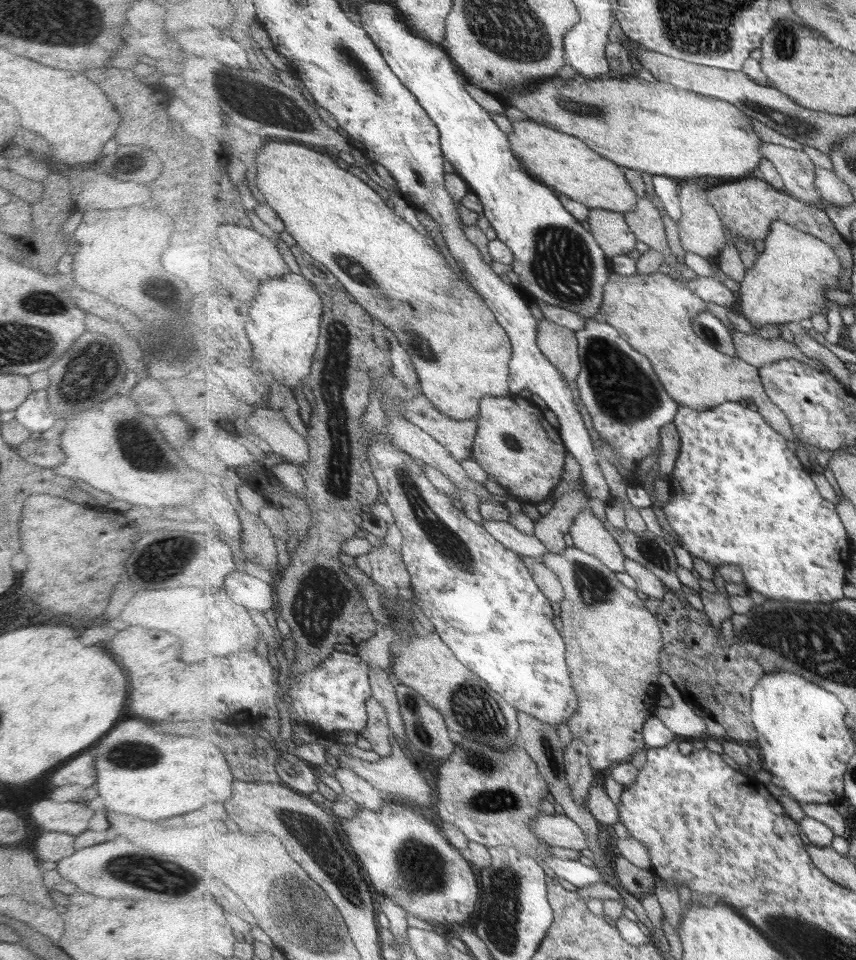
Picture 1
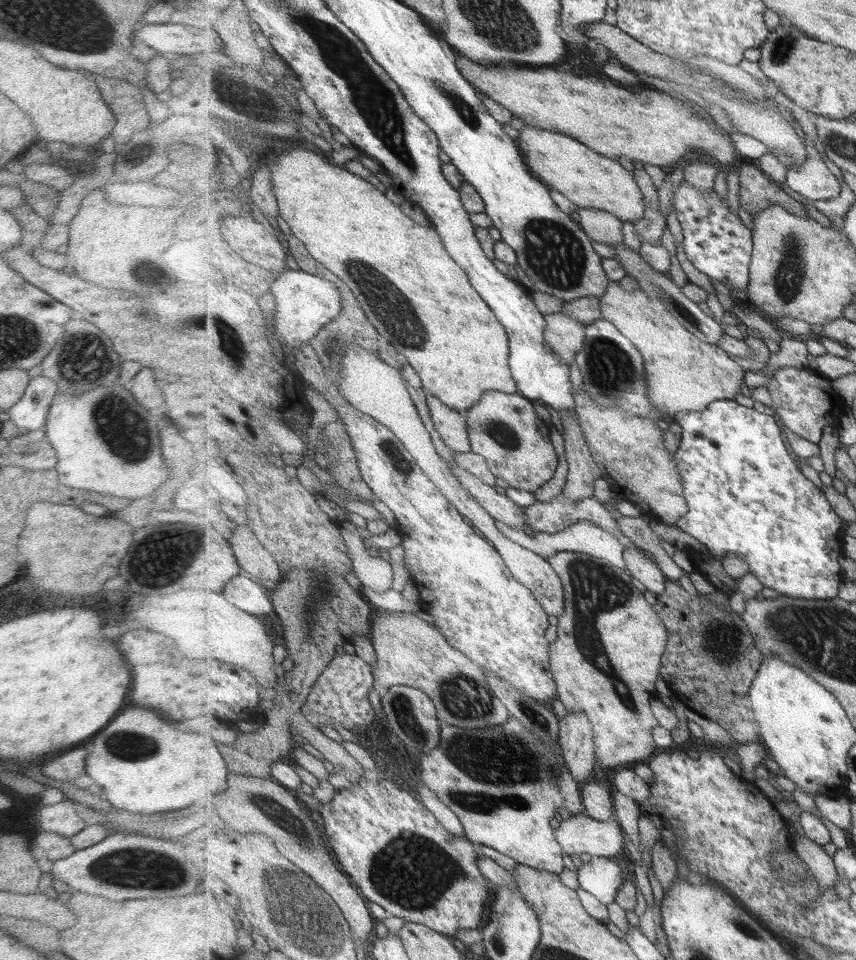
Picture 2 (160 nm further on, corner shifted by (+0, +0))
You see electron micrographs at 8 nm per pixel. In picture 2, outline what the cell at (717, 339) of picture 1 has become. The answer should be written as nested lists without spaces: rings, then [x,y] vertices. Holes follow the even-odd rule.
[[[624,242],[623,243],[615,243],[612,244],[614,250],[616,252],[616,256],[614,257],[619,263],[621,263],[621,267],[625,269],[625,273],[627,273],[628,277],[631,277],[639,283],[640,288],[643,288],[643,293],[651,296],[651,299],[655,299],[655,301],[661,301],[661,303],[665,303],[667,306],[667,311],[671,312],[675,318],[678,319],[679,322],[683,324],[691,332],[693,335],[697,336],[699,340],[705,342],[709,345],[718,345],[719,340],[725,336],[723,328],[721,328],[720,324],[717,324],[713,317],[707,316],[698,304],[691,301],[683,292],[682,288],[679,288],[675,282],[671,282],[668,277],[663,273],[657,272],[655,268],[652,268],[645,259],[640,255],[637,251],[632,251]]]

